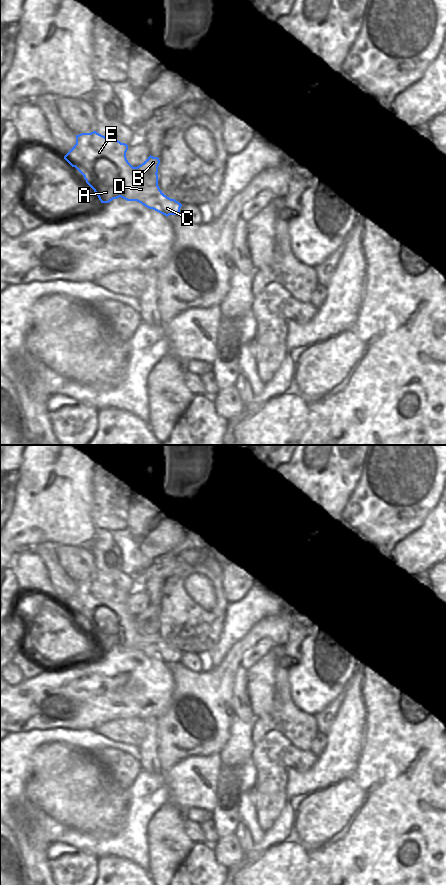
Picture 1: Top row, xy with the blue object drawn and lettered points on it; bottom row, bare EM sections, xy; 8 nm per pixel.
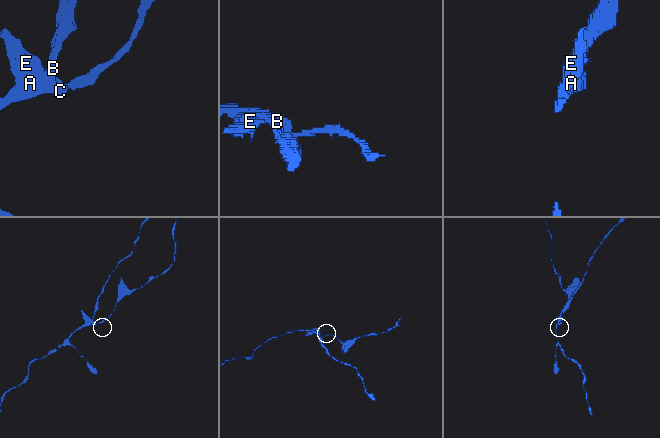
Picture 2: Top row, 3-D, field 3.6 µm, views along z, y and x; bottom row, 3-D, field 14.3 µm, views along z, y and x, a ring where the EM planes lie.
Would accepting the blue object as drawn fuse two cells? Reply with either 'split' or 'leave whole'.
split

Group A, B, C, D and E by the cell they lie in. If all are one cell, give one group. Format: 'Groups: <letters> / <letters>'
Groups: A C D E / B.

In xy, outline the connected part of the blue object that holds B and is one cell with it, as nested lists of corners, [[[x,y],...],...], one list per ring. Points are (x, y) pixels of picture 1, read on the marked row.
[[[150,155],[141,165],[137,166],[136,168],[141,175],[155,177],[158,173],[159,164],[159,158]]]

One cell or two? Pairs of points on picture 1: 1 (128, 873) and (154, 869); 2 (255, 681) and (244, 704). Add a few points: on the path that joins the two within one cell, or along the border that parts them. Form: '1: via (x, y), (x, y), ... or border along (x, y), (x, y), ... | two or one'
1: border along (146, 870), (150, 874) | two
2: border along (245, 673), (245, 689), (254, 716) | two

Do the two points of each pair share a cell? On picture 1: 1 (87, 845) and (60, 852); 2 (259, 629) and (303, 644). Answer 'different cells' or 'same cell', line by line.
1: different cells
2: different cells

